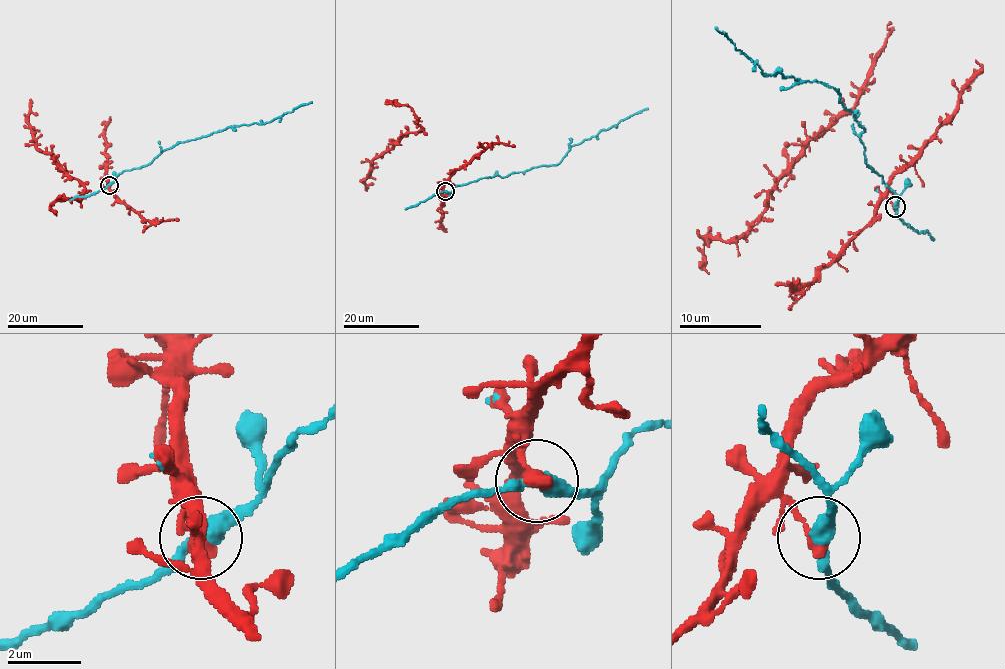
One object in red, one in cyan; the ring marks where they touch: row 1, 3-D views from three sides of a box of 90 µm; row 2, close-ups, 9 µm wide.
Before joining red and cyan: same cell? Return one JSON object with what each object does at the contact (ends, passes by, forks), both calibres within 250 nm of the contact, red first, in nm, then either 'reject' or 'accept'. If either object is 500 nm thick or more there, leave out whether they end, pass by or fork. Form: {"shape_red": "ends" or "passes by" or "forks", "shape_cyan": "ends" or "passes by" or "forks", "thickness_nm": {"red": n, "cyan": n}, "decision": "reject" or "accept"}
{"shape_red": "ends", "shape_cyan": "passes by", "thickness_nm": {"red": 360, "cyan": 400}, "decision": "accept"}

